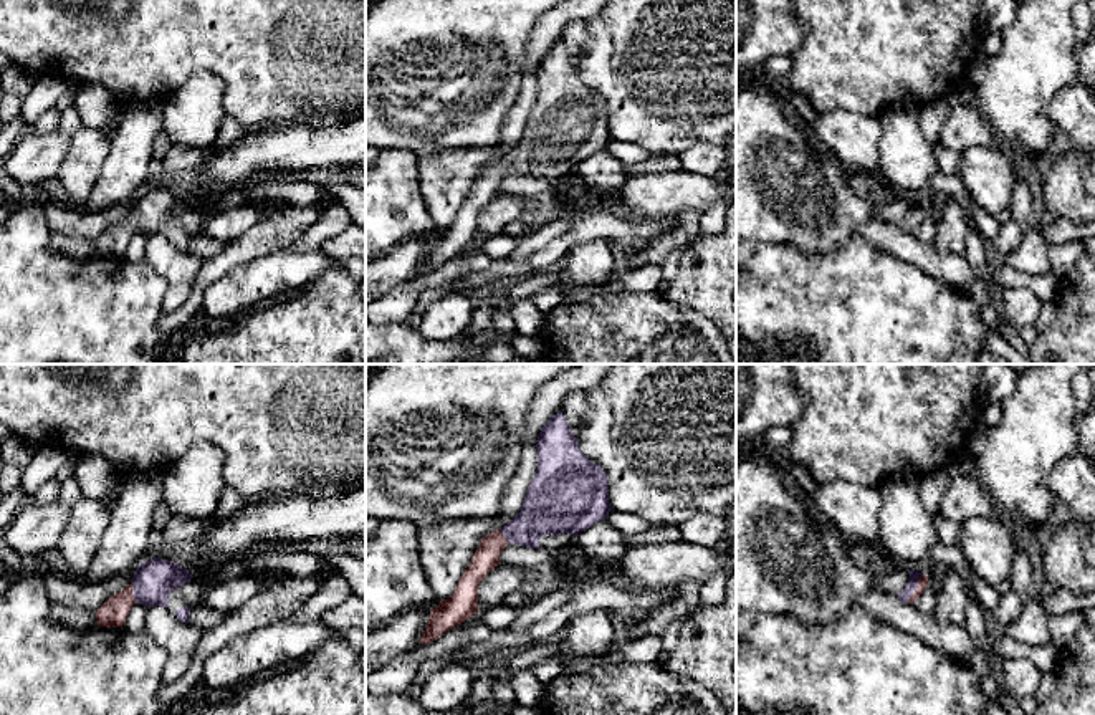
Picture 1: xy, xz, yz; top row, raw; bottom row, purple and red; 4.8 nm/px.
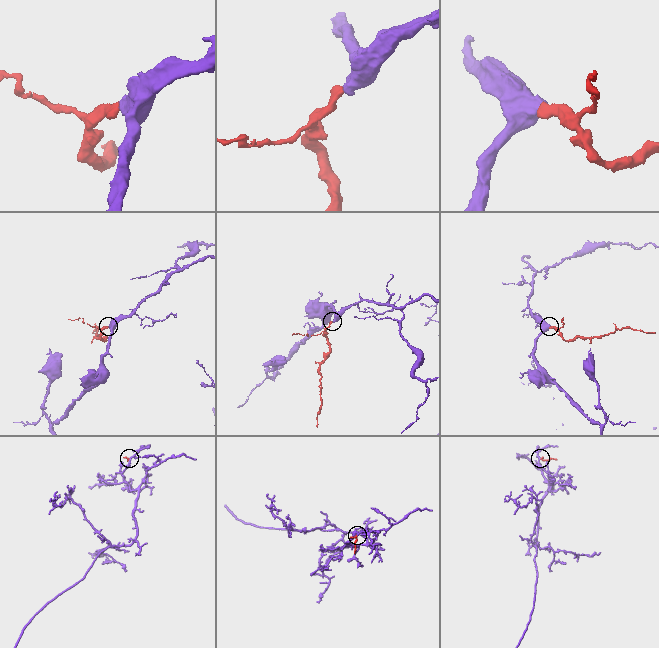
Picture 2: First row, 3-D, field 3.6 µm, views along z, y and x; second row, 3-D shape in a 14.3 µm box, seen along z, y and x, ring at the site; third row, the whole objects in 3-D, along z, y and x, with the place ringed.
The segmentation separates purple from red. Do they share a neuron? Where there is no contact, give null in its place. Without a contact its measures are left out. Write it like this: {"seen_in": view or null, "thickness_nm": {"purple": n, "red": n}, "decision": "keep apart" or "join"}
{"seen_in": "yz", "thickness_nm": {"purple": 60, "red": 50}, "decision": "join"}

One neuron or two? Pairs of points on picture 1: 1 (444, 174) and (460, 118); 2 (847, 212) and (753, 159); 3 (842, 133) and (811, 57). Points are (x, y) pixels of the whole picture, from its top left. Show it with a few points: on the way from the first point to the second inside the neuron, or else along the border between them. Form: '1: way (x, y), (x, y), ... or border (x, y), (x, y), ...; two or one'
1: border (488, 146), (455, 148), (422, 156); two
2: way (824, 212), (817, 212), (796, 192), (776, 182); one
3: border (817, 113), (842, 110), (870, 116); two

